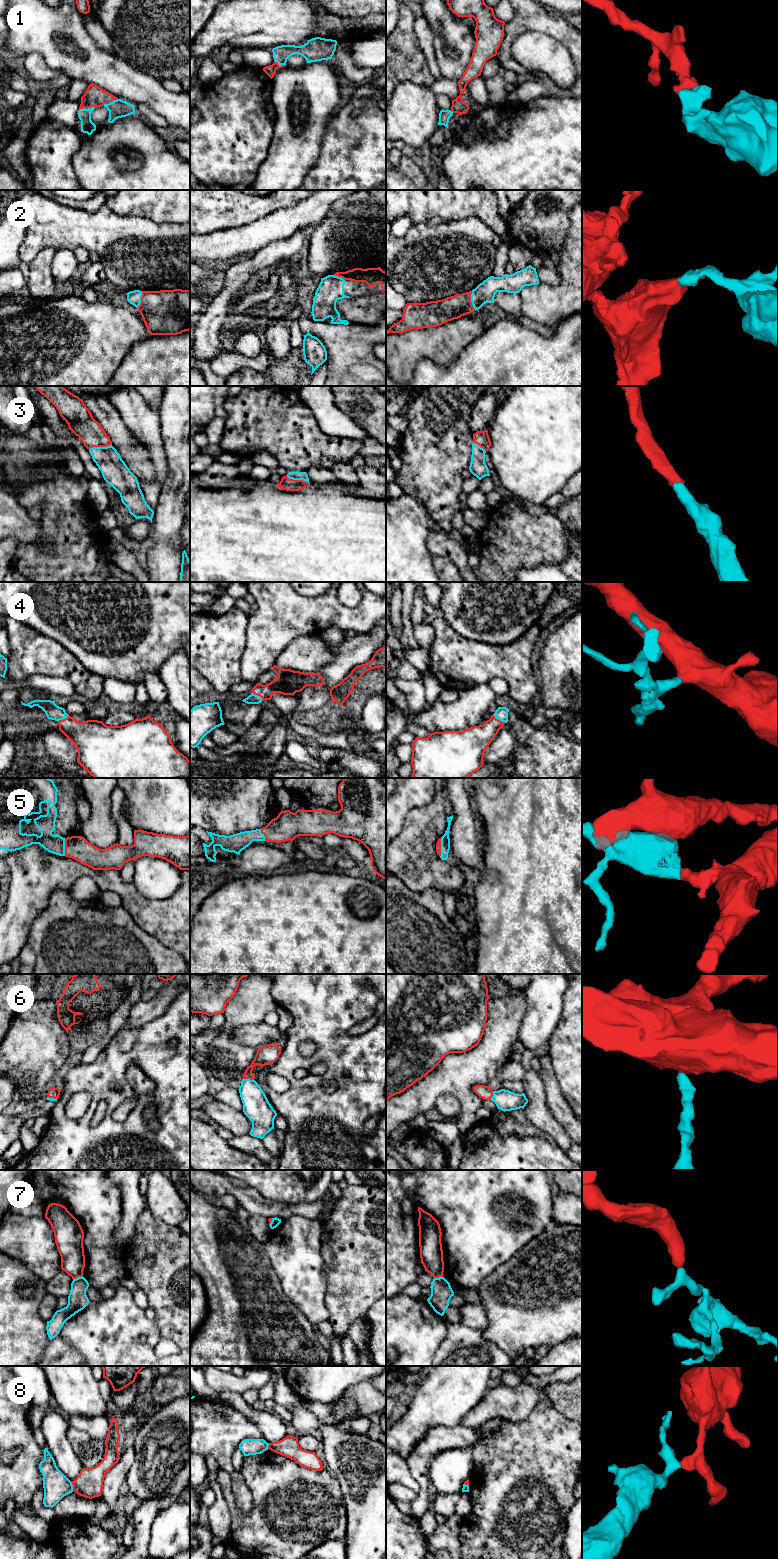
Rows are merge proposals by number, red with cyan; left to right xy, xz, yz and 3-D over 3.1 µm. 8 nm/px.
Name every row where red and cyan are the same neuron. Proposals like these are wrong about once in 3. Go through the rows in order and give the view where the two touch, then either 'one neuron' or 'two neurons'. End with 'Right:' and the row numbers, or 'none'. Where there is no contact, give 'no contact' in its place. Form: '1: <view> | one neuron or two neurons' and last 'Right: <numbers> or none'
1: xy | one neuron
2: yz | one neuron
3: xz | one neuron
4: yz | one neuron
5: yz | one neuron
6: xz | one neuron
7: xy | two neurons
8: xy | two neurons
Right: 1, 2, 3, 4, 5, 6

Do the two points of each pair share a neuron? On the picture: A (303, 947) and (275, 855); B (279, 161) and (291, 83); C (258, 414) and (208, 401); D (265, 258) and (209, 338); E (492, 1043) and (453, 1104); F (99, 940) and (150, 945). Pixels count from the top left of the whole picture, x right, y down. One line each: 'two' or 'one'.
A: two
B: one
C: two
D: one
E: two
F: one

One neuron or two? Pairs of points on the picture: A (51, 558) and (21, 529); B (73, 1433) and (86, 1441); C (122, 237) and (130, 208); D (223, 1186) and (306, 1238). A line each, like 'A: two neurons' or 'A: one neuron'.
A: two neurons
B: one neuron
C: two neurons
D: two neurons

